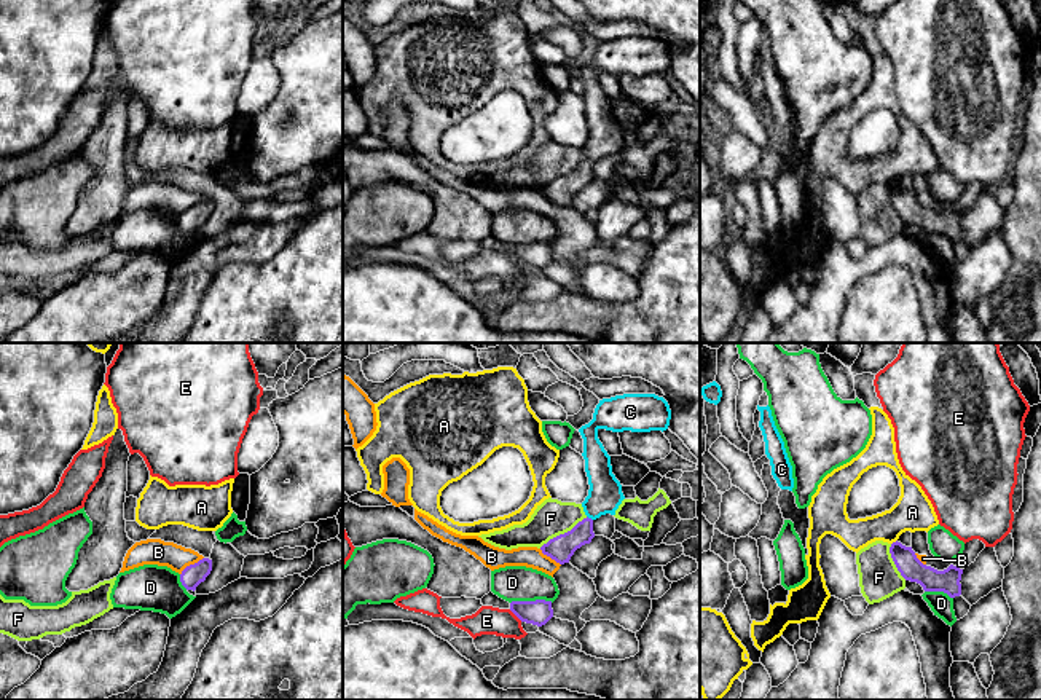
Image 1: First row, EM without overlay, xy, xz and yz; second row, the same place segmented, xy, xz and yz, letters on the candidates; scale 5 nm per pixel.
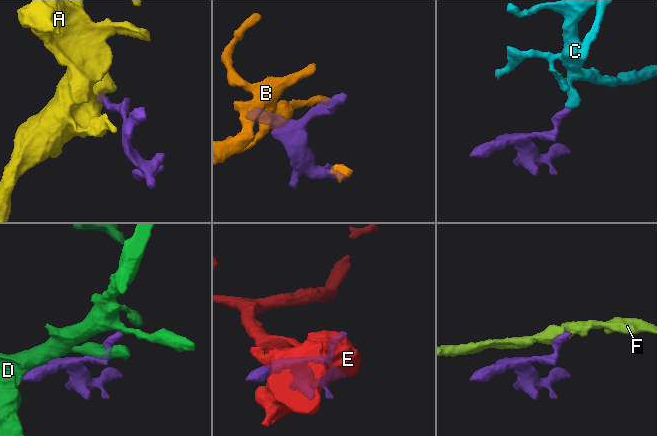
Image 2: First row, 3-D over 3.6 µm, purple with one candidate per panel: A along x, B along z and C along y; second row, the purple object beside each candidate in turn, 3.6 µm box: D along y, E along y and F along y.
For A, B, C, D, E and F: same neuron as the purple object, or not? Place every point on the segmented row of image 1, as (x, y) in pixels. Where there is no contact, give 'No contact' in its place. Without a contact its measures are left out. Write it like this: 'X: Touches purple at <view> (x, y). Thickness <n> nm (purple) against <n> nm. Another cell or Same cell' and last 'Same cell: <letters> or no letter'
A: Touches purple at yz (893, 542). Thickness 120 nm (purple) against 190 nm. Another cell
B: Touches purple at xy (190, 565). Thickness 110 nm (purple) against 130 nm. Another cell
C: Touches purple at xz (590, 519). Thickness 130 nm (purple) against 170 nm. Same cell
D: Touches purple at xz (531, 601). Thickness 130 nm (purple) against 180 nm. Another cell
E: Touches purple at xz (515, 614). Thickness 130 nm (purple) against 140 nm. Another cell
F: Touches purple at xz (565, 533). Thickness 130 nm (purple) against 180 nm. Another cell
Same cell: C

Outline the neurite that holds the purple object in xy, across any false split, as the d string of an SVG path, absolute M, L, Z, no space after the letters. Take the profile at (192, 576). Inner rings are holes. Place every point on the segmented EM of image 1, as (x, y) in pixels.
M202 558L194 564L187 566L180 574L180 582L187 590L196 590L196 587L206 580L212 571L212 560Z

